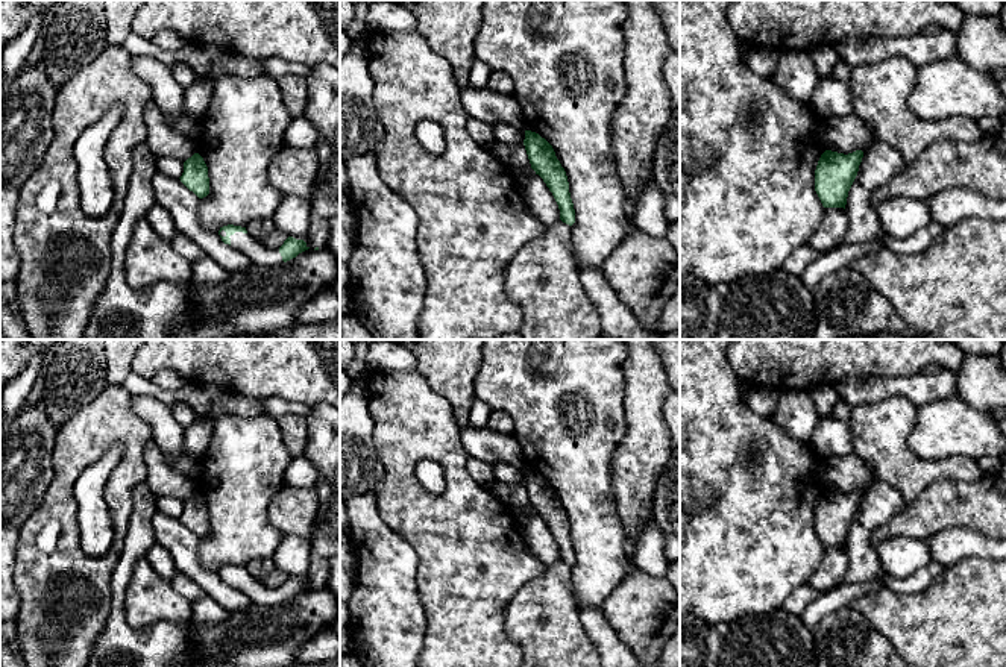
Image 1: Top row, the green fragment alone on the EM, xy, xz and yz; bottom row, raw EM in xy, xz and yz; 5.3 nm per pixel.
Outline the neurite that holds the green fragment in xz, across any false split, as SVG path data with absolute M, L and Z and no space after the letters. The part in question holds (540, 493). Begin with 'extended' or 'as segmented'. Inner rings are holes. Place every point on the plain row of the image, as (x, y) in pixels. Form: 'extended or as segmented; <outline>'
as segmented; M525 470L523 485L531 508L543 518L558 544L560 559L572 565L575 562L575 549L569 532L569 521L552 485L531 470Z

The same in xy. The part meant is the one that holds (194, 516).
as segmented; M199 493L184 502L184 512L179 518L199 538L209 534L208 506Z

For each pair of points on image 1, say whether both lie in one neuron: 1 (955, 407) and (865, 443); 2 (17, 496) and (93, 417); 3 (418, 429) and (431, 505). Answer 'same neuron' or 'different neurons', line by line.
1: different neurons
2: different neurons
3: same neuron

